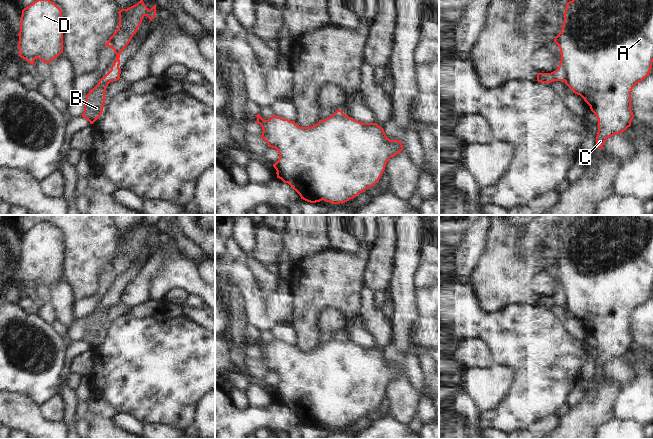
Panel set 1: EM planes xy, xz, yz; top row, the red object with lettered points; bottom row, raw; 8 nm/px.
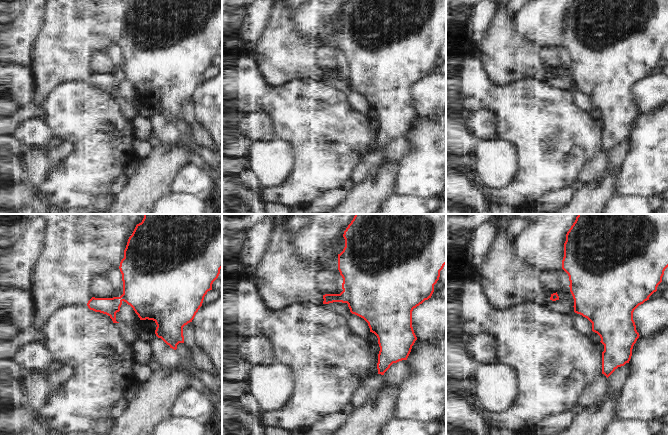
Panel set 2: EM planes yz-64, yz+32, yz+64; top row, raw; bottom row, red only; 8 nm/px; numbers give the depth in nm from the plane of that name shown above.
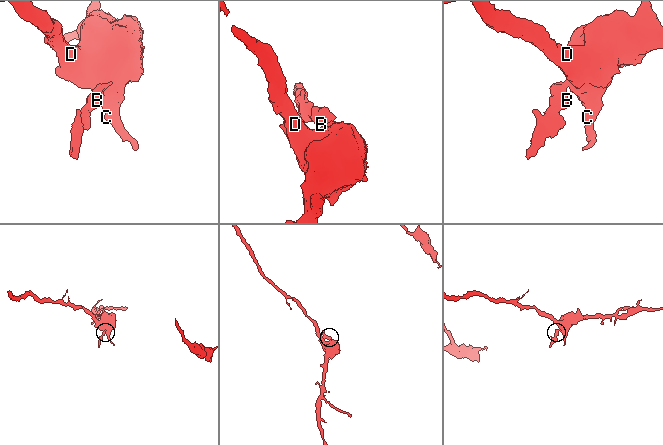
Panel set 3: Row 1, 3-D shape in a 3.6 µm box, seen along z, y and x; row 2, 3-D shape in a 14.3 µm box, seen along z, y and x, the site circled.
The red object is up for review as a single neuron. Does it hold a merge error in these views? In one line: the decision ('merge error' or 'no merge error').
merge error

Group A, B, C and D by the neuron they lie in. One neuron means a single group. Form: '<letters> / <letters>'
A C D / B

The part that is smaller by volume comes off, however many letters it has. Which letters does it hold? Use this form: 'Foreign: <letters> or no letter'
Foreign: B

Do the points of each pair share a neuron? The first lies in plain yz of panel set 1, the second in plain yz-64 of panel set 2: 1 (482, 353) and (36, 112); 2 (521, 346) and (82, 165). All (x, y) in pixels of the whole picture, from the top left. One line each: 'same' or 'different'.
1: different
2: same

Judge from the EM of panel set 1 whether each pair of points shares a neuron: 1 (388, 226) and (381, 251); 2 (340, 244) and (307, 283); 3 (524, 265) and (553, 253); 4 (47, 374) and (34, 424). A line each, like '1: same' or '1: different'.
1: same
2: different
3: same
4: different

